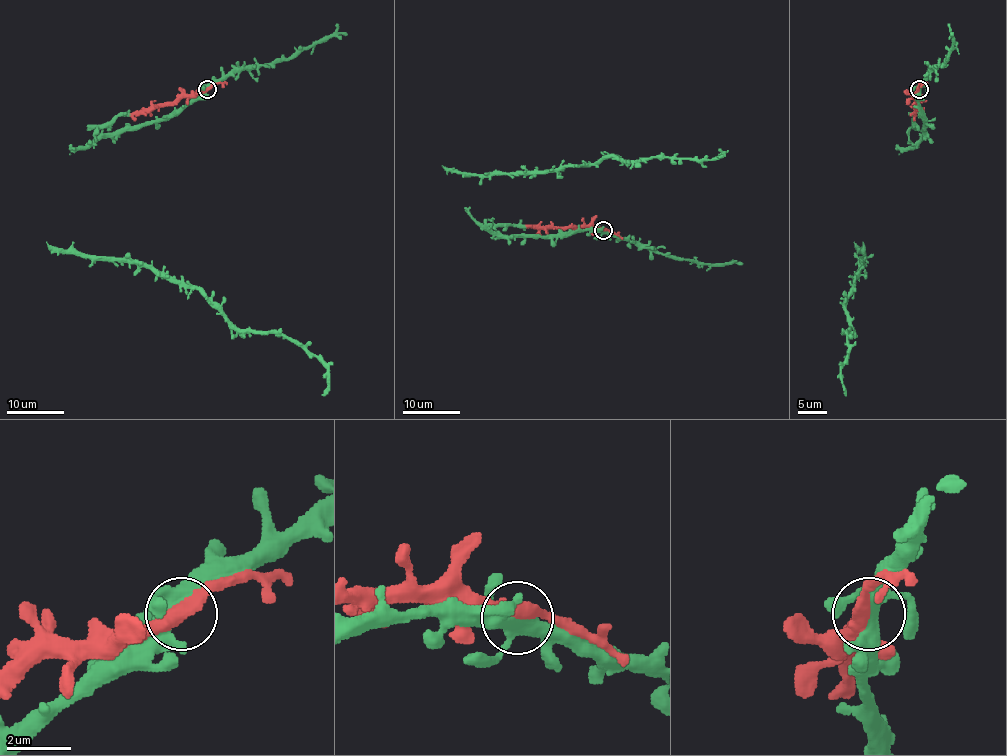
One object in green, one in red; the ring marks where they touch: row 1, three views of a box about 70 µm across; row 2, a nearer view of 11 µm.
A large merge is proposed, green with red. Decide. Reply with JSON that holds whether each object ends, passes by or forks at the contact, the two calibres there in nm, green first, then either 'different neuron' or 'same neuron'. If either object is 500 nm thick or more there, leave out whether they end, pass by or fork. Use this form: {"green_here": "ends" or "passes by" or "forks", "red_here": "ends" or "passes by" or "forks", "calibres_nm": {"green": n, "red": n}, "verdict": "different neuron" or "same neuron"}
{"green_here": "forks", "red_here": "passes by", "calibres_nm": {"green": 440, "red": 400}, "verdict": "same neuron"}

